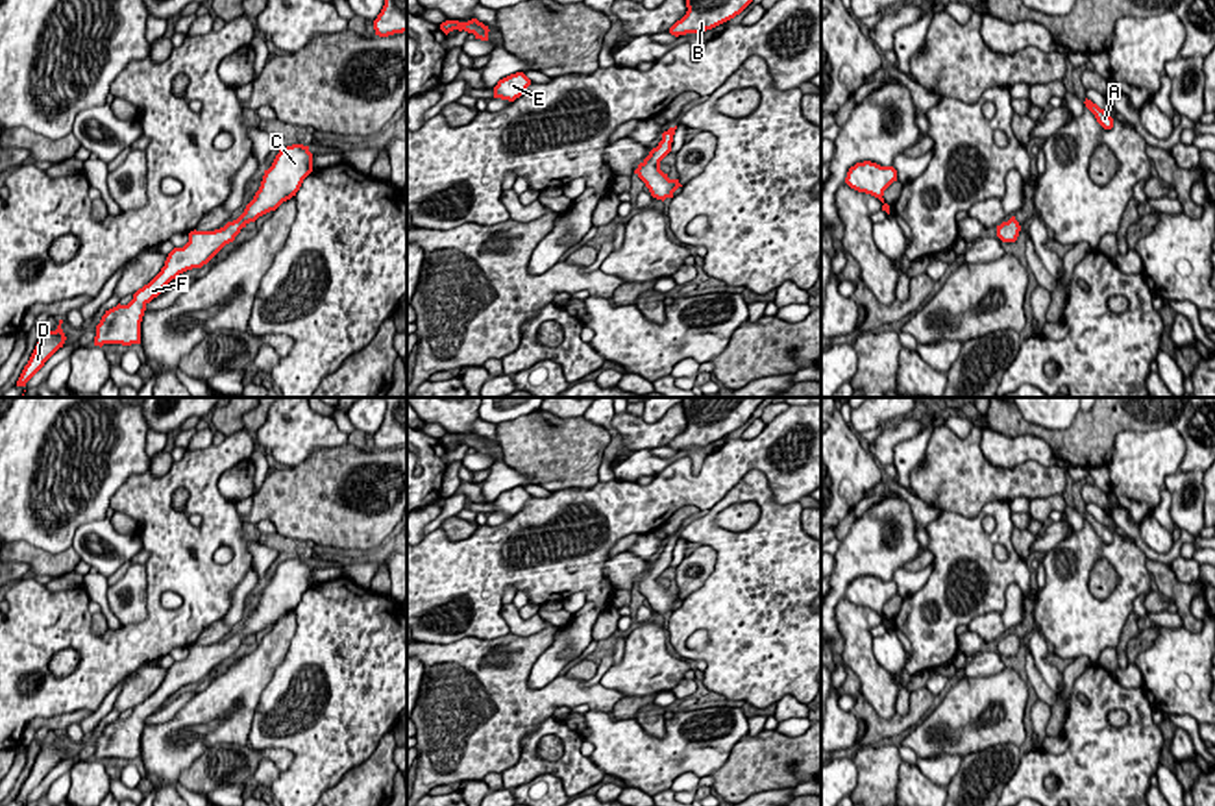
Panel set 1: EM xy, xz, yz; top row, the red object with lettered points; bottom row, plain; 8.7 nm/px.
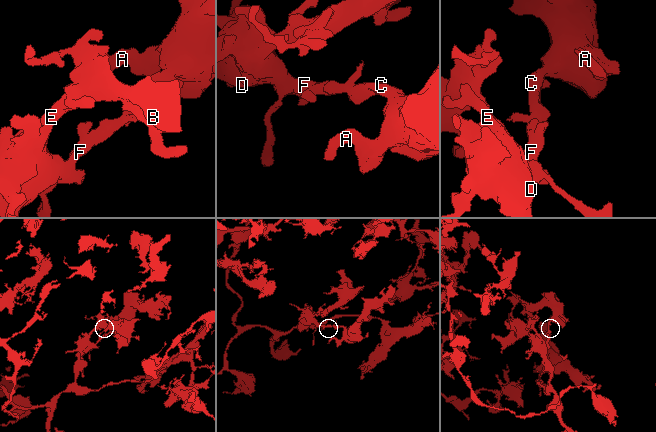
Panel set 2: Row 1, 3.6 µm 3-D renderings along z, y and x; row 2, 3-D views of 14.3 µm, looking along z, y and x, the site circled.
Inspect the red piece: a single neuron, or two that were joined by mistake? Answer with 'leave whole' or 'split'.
leave whole

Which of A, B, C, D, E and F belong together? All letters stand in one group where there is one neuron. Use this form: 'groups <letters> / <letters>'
groups A B C D E F

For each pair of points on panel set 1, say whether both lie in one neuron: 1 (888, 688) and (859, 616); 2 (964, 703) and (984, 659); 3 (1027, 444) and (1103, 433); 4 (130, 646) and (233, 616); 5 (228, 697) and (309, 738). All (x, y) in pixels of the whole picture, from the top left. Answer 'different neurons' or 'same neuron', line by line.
1: same neuron
2: different neurons
3: different neurons
4: different neurons
5: different neurons

